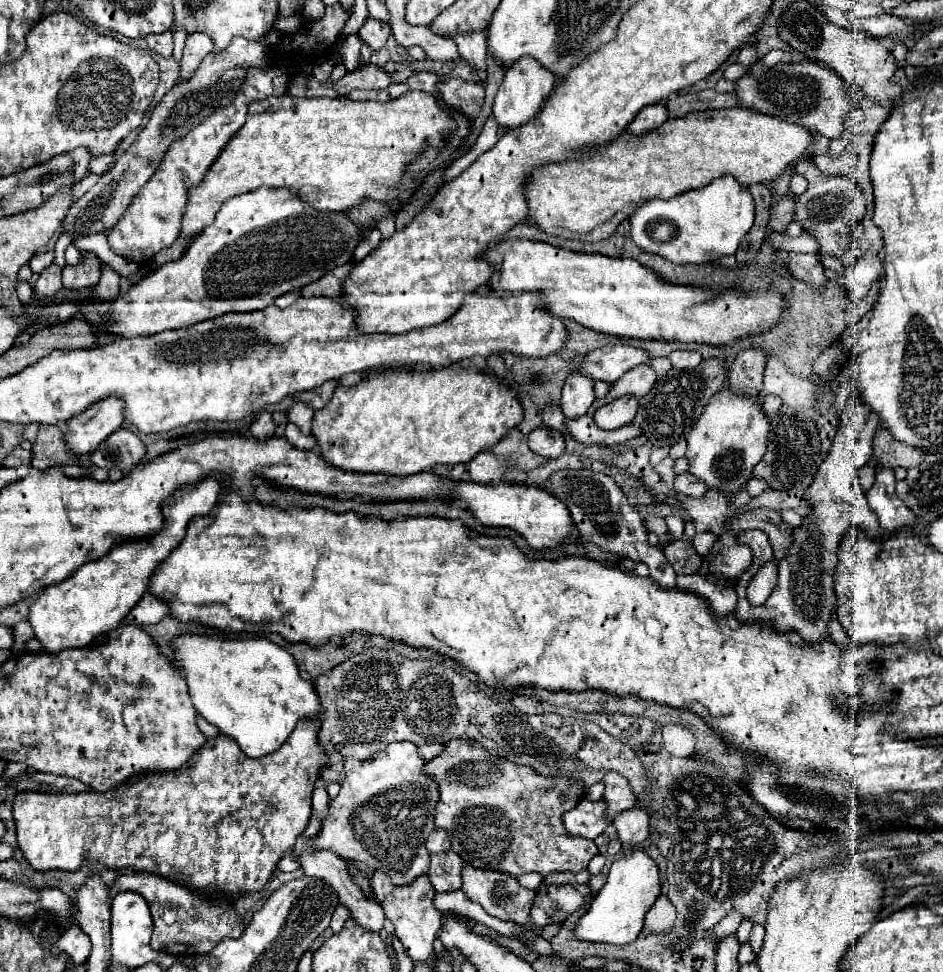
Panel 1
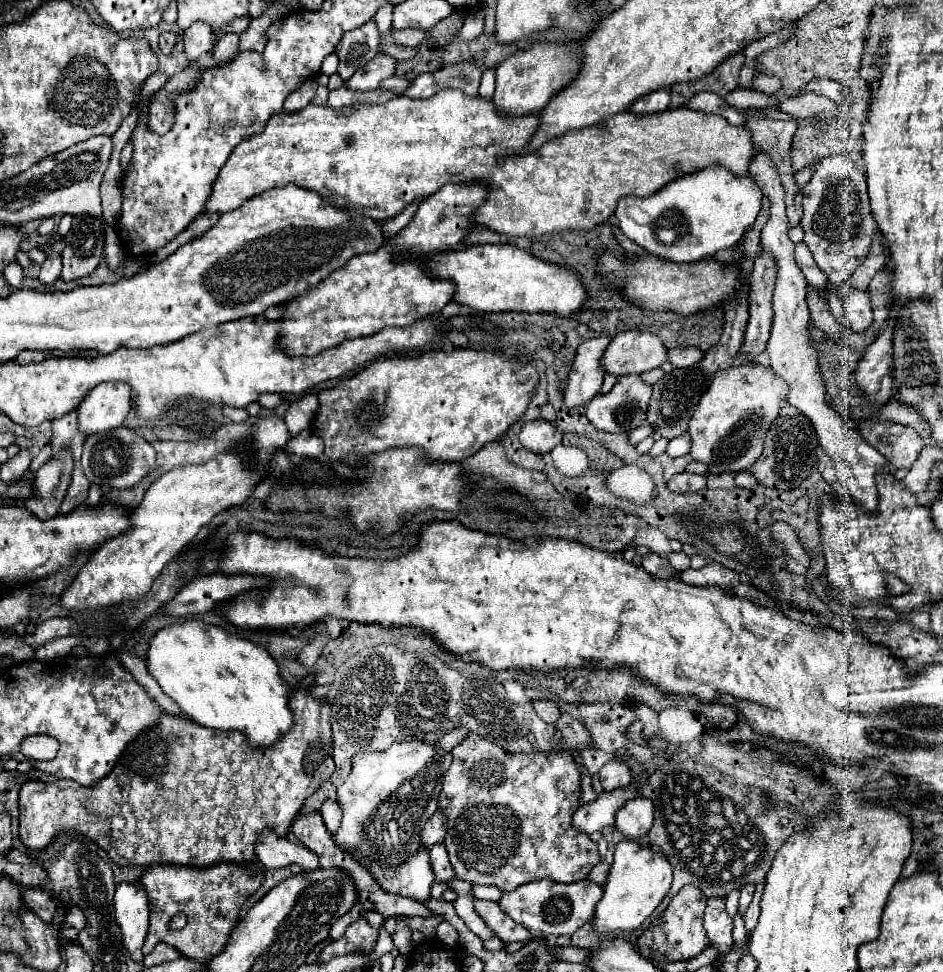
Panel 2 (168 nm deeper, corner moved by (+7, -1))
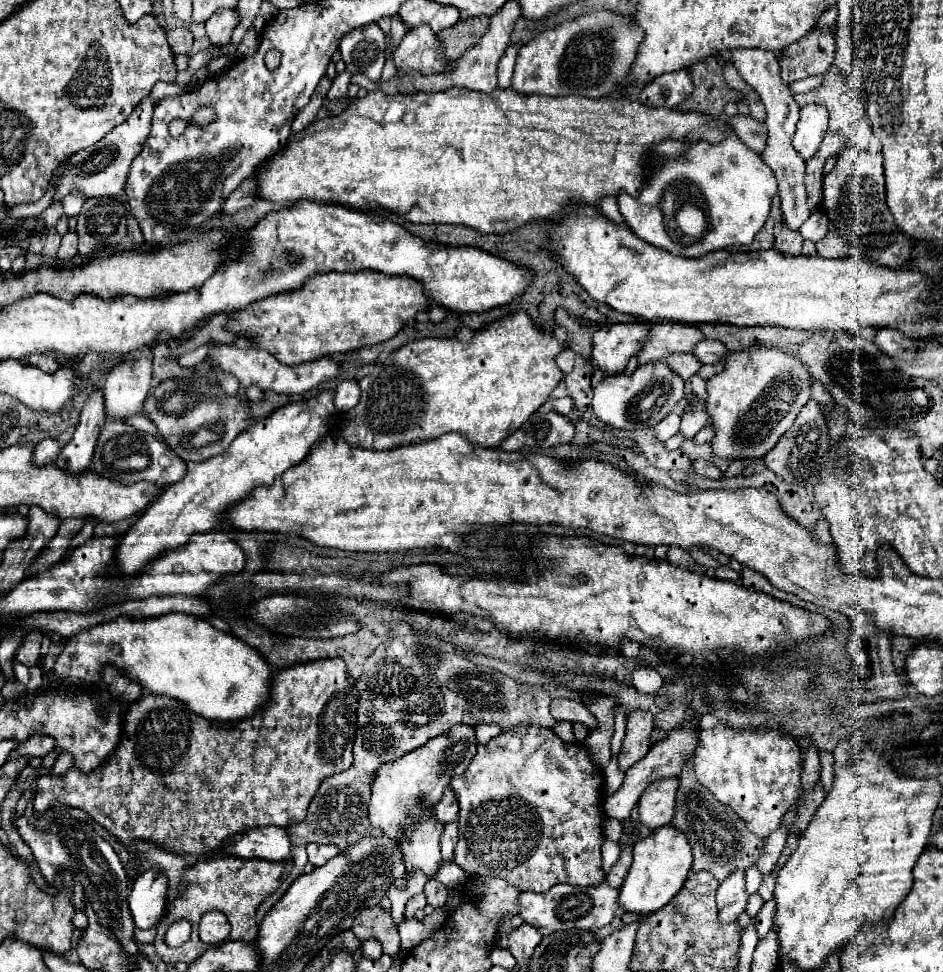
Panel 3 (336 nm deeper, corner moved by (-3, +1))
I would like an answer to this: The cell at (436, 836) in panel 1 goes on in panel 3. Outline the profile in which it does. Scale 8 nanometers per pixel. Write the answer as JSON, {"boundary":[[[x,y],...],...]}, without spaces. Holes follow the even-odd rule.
{"boundary":[[[450,786],[444,790],[444,796],[436,804],[434,812],[436,812],[436,818],[440,818],[442,824],[448,824],[448,822],[458,820],[458,802],[456,802],[454,790]]]}

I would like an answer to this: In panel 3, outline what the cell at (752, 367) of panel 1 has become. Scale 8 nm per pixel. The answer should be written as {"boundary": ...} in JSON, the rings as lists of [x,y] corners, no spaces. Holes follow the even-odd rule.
{"boundary":[[[782,224],[778,236],[776,236],[776,242],[774,242],[774,248],[780,250],[780,252],[786,252],[786,254],[800,254],[802,252],[802,242],[804,238],[800,236],[798,230],[788,230],[788,226]]]}

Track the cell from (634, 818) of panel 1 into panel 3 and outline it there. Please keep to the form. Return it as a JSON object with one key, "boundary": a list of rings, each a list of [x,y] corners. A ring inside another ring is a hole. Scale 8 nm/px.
{"boundary":[[[660,778],[644,790],[638,800],[640,808],[640,822],[650,830],[670,824],[672,810],[676,806],[676,782],[678,778]]]}

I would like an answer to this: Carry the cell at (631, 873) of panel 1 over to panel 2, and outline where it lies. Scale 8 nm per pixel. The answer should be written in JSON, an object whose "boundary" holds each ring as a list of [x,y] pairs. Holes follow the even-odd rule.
{"boundary":[[[634,840],[618,842],[608,880],[604,884],[604,896],[596,906],[592,930],[600,936],[618,936],[634,932],[656,910],[656,906],[668,894],[670,884],[672,868],[660,852],[648,846],[638,846]]]}

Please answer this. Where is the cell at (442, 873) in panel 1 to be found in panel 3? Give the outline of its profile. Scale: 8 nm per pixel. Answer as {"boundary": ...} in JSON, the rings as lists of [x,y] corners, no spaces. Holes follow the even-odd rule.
{"boundary":[[[448,822],[442,838],[440,838],[440,850],[442,850],[442,860],[450,860],[454,856],[454,846],[458,840],[458,824],[456,822]]]}

